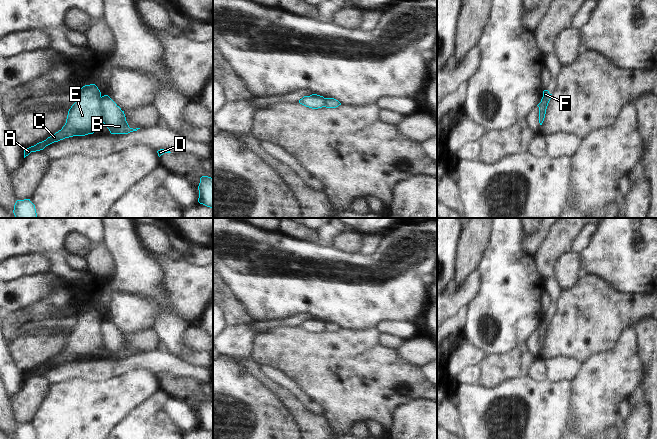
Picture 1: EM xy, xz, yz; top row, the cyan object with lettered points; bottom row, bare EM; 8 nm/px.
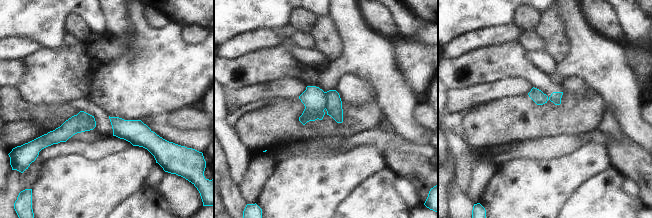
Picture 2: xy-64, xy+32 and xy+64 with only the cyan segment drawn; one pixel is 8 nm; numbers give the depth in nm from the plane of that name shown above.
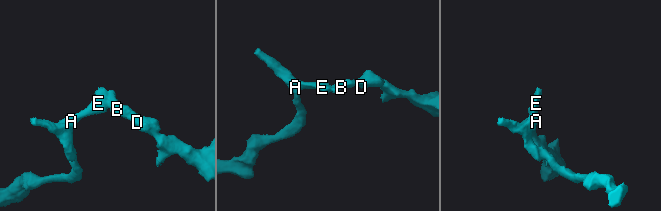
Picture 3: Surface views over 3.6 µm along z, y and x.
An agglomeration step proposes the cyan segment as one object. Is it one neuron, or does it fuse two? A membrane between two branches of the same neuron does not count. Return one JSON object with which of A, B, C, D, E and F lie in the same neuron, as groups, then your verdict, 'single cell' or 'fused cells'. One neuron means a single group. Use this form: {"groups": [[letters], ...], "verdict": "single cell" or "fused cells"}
{"groups": [["A", "C", "E"], ["B", "D", "F"]], "verdict": "fused cells"}

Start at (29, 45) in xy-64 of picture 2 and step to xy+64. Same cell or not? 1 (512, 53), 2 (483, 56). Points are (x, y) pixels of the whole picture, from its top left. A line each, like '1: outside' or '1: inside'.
1: outside
2: outside

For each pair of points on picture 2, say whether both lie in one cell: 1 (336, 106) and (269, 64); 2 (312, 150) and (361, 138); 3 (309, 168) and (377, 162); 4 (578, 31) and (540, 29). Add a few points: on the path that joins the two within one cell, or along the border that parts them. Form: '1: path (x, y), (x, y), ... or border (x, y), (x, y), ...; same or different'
1: path (326, 87), (318, 79), (301, 74), (288, 66); same
2: path (324, 150), (340, 149), (349, 143); same
3: path (326, 170), (349, 170), (360, 163); same
4: border (558, 10), (558, 16), (565, 24), (568, 53); different

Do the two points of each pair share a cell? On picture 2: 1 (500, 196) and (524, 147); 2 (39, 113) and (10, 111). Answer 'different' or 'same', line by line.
1: different
2: same

